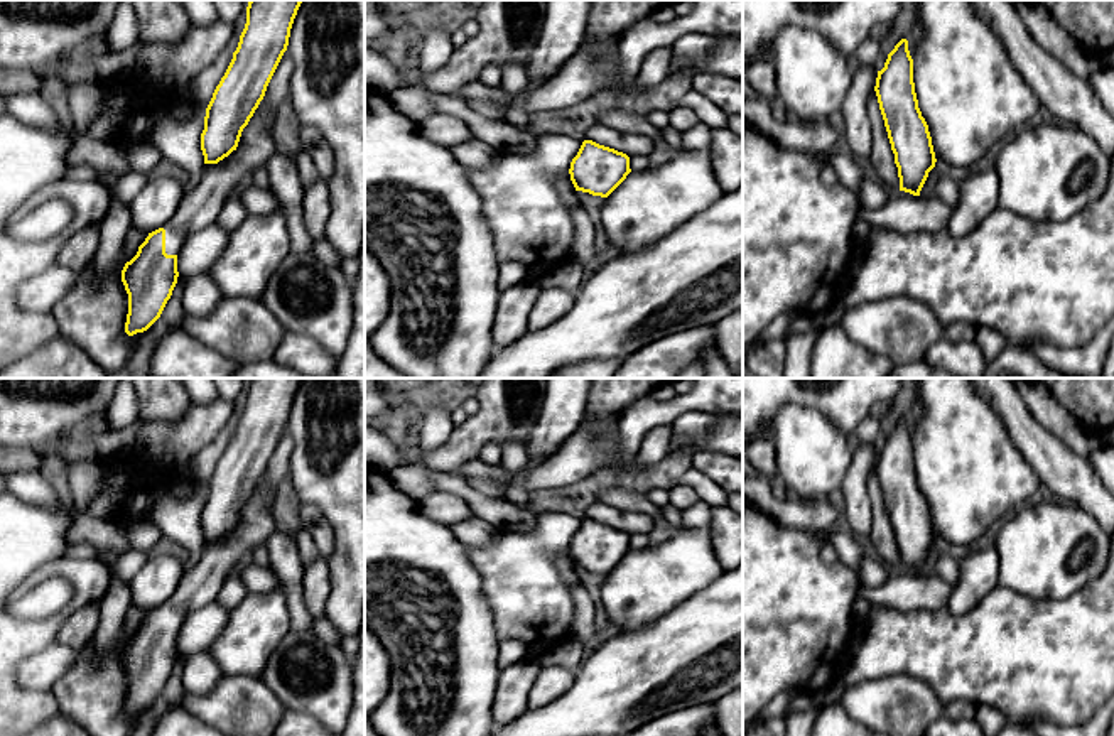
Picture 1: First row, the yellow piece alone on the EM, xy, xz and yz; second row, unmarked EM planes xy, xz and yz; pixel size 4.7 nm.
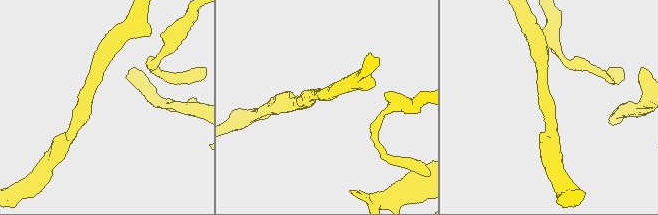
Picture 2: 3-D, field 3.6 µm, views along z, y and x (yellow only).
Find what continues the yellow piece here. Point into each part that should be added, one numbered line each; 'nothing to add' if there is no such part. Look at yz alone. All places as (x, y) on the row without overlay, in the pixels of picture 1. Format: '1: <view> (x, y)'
1: yz (881, 539)

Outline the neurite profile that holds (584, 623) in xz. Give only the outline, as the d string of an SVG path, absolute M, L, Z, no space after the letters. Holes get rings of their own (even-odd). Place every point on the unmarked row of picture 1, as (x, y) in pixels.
M557 557L557 567L562 577L572 586L576 603L576 618L572 623L572 638L586 647L596 635L596 604L577 577L577 571L569 566L565 557Z

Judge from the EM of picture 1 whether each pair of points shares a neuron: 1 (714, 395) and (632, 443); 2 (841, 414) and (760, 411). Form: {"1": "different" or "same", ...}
{"1": "same", "2": "same"}

